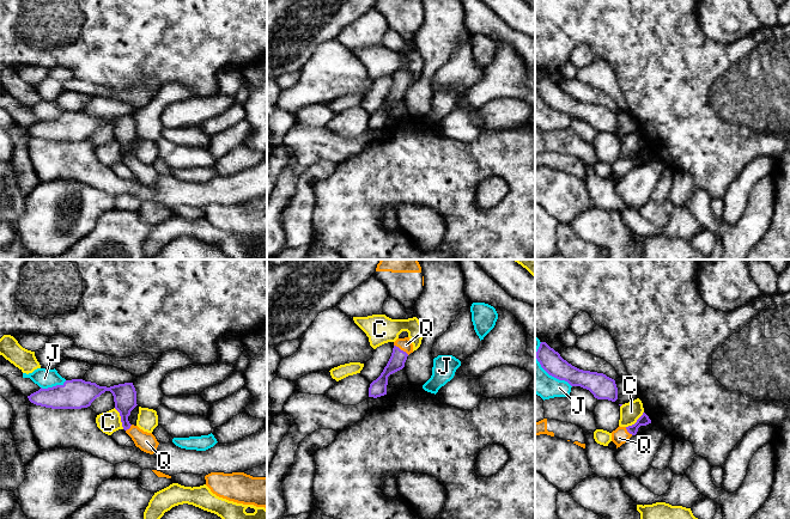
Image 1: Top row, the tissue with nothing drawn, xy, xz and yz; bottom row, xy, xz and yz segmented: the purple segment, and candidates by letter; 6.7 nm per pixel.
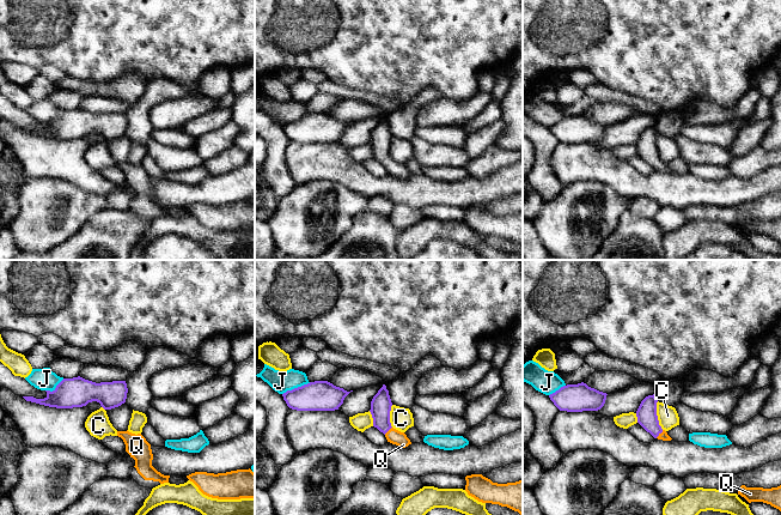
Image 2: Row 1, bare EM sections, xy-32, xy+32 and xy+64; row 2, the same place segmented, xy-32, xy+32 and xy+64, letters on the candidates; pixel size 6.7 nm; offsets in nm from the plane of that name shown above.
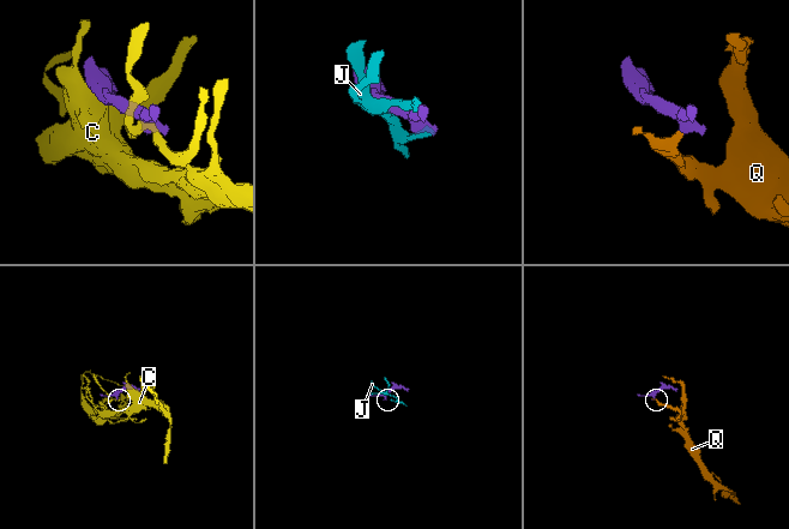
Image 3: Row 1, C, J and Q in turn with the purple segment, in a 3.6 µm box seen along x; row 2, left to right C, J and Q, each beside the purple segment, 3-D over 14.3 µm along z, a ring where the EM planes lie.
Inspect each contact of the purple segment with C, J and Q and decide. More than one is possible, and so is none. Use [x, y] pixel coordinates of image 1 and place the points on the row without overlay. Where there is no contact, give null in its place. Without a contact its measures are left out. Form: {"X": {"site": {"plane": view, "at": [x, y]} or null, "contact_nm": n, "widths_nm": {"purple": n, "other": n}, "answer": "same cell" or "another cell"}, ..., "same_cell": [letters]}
{"C": {"site": {"plane": "xy", "at": [121, 151]}, "contact_nm": 160, "widths_nm": {"purple": 160, "other": 150}, "answer": "another cell"}, "J": {"site": {"plane": "xy", "at": [53, 118]}, "contact_nm": 180, "widths_nm": {"purple": 200, "other": 130}, "answer": "another cell"}, "Q": {"site": {"plane": "xz", "at": [400, 81]}, "contact_nm": 120, "widths_nm": {"purple": 110, "other": 90}, "answer": "same cell"}, "same_cell": ["Q"]}

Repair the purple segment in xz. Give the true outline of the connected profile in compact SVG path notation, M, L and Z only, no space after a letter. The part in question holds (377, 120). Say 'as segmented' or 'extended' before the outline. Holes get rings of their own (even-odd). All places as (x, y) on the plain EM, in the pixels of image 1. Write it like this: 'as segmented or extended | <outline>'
extended | M409 69L397 71L394 74L391 88L381 108L370 116L369 129L387 127L388 109L405 99L407 88L413 85L413 77Z

